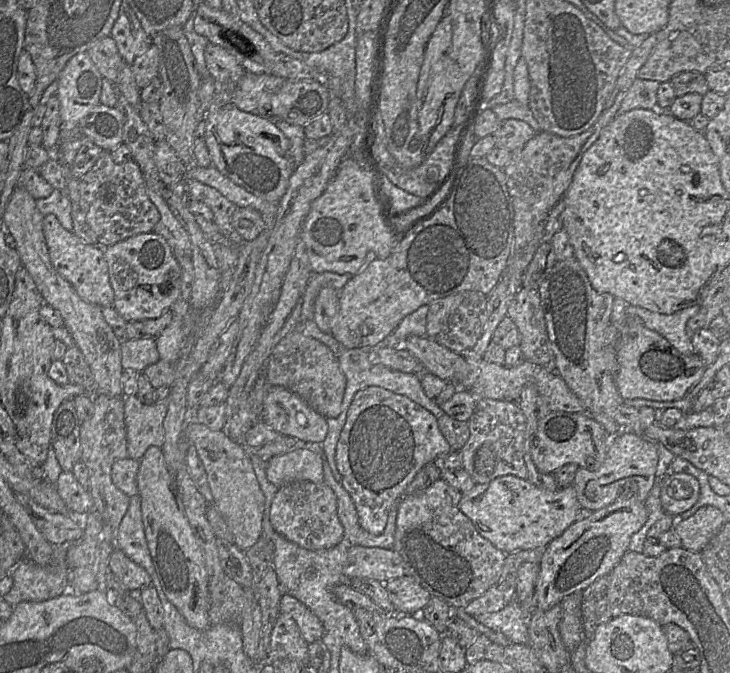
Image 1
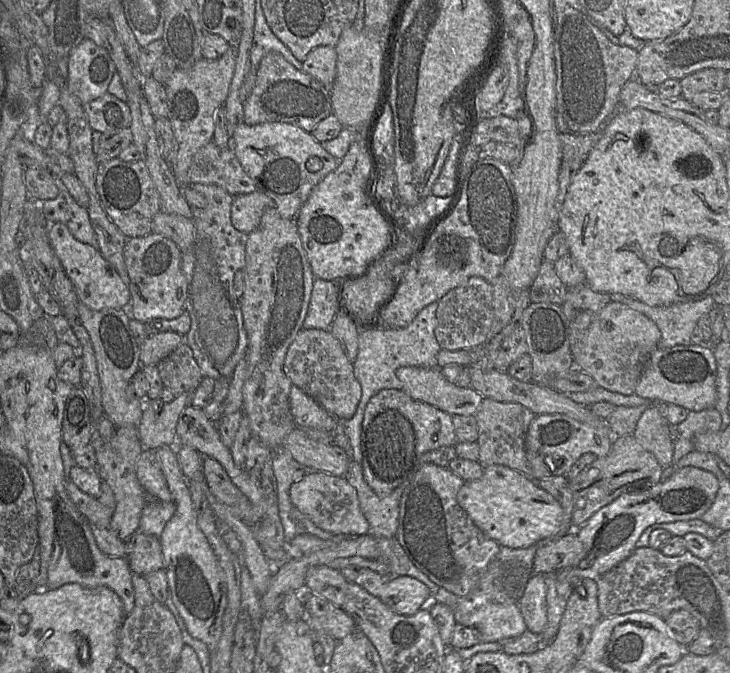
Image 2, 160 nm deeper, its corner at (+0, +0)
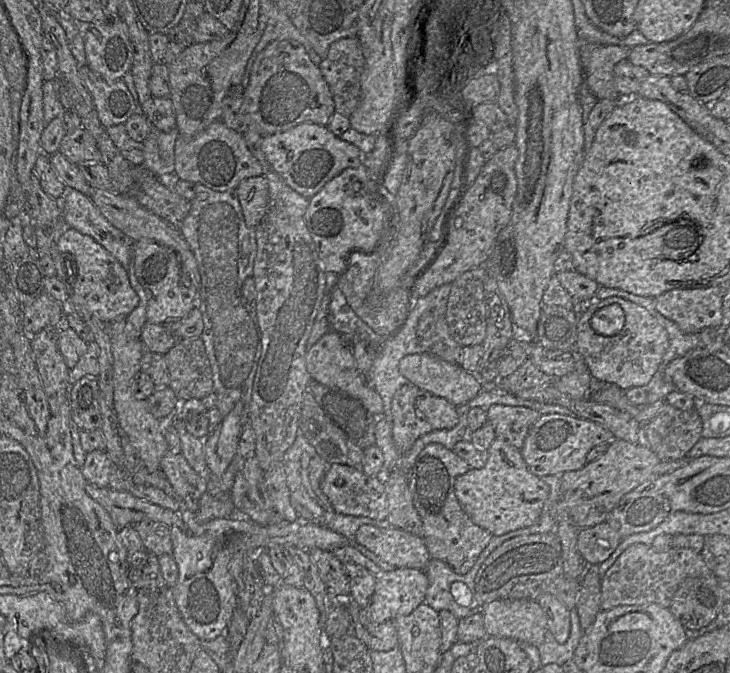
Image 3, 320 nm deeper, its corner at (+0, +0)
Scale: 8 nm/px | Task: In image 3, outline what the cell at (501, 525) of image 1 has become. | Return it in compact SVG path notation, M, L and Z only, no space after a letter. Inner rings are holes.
M495 439L488 453L483 468L470 469L455 481L455 495L463 511L474 524L493 536L536 524L549 497L549 486L530 472L521 450L503 439Z

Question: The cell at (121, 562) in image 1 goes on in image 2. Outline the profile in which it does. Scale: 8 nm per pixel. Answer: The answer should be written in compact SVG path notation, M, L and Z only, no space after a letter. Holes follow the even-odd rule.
M137 529L125 542L125 558L132 573L146 575L163 567L159 537Z

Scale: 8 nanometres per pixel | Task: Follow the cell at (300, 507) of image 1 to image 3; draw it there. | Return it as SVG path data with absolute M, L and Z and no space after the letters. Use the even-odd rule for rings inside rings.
M343 464L328 465L320 488L337 513L374 520L385 520L389 514L385 484L378 477L365 474L361 468Z

